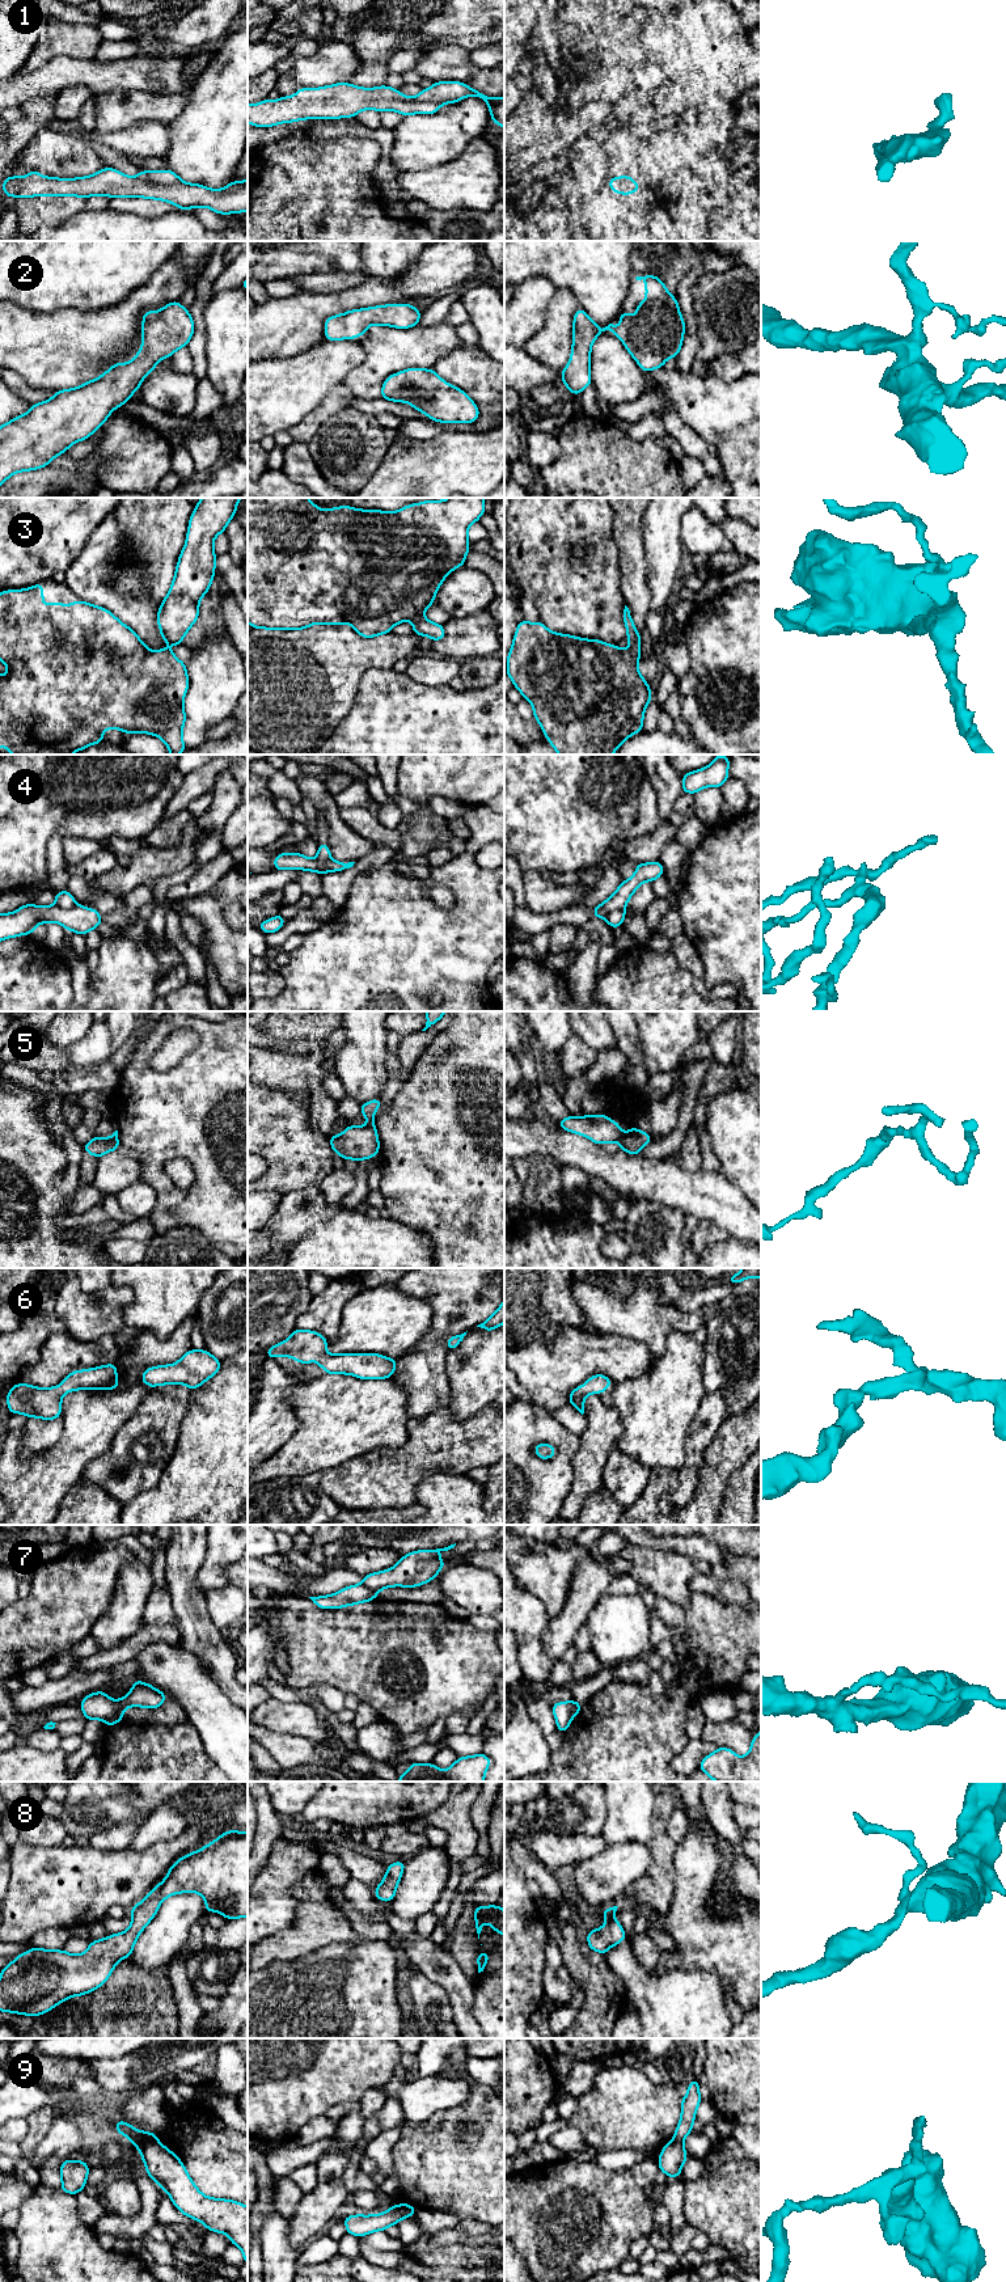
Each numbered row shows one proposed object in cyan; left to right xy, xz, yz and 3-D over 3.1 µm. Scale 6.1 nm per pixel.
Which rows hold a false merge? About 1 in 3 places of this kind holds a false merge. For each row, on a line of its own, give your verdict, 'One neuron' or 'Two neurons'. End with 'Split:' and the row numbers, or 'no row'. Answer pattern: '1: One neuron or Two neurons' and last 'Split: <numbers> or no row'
1: One neuron
2: One neuron
3: One neuron
4: Two neurons
5: Two neurons
6: One neuron
7: Two neurons
8: One neuron
9: Two neurons
Split: 4, 5, 7, 9

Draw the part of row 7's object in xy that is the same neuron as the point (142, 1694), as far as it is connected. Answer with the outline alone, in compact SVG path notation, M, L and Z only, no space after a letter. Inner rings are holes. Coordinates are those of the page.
M135 1679L130 1693L117 1700L117 1713L107 1719L105 1724L115 1725L124 1719L123 1711L126 1707L145 1707L153 1710L160 1707L166 1698L162 1691L155 1689L152 1685Z

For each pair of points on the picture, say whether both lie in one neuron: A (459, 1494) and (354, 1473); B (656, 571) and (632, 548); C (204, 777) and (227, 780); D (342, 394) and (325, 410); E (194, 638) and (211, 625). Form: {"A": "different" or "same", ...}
{"A": "different", "B": "different", "C": "different", "D": "same", "E": "same"}

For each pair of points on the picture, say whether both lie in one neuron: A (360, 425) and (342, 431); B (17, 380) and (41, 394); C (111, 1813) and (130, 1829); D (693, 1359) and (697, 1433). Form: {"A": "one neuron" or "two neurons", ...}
{"A": "one neuron", "B": "one neuron", "C": "two neurons", "D": "two neurons"}

